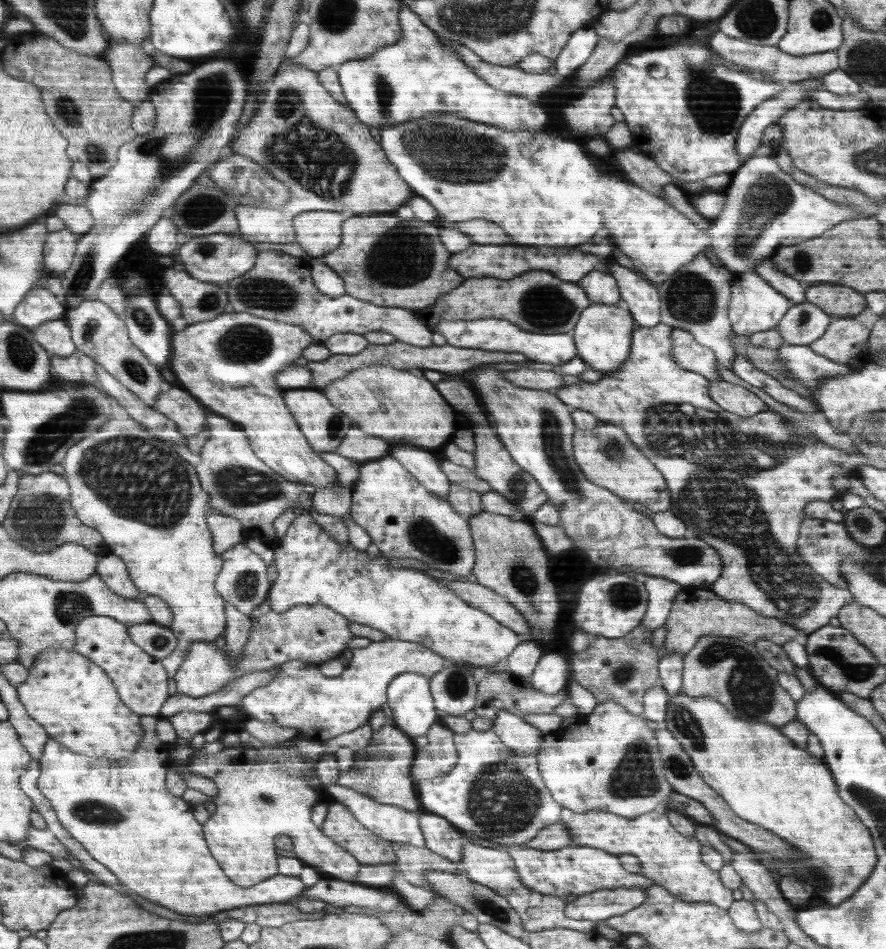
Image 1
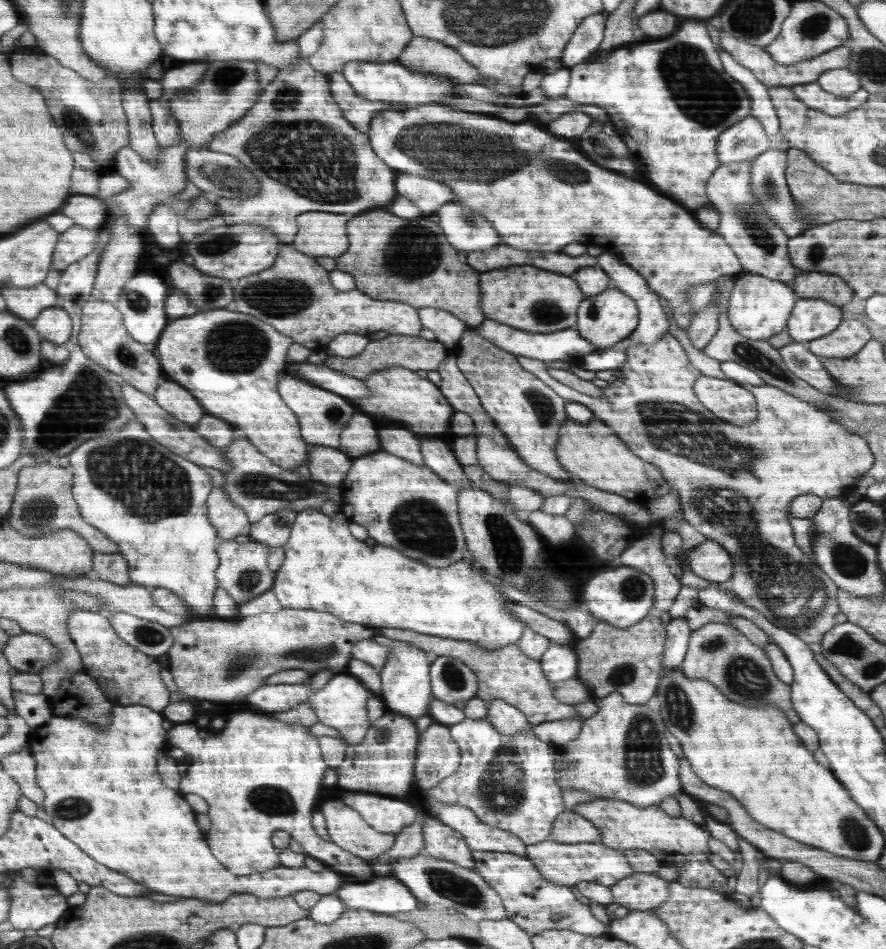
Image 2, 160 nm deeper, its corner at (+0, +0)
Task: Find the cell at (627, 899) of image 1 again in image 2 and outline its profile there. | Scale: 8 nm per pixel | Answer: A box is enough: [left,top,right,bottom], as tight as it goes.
[611,872,673,910]

